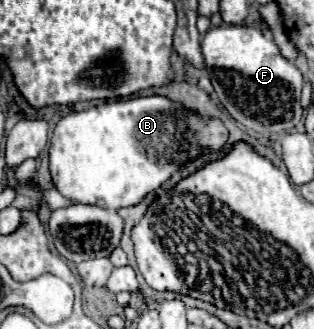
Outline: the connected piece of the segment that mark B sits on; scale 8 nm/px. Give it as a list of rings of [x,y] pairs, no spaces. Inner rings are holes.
[[[132,97],[62,117],[52,135],[50,173],[56,189],[76,203],[88,203],[106,209],[132,207],[138,205],[146,195],[160,189],[186,161],[196,159],[202,151],[222,151],[226,141],[228,129],[220,119],[202,117],[180,103],[170,101],[168,97]]]

